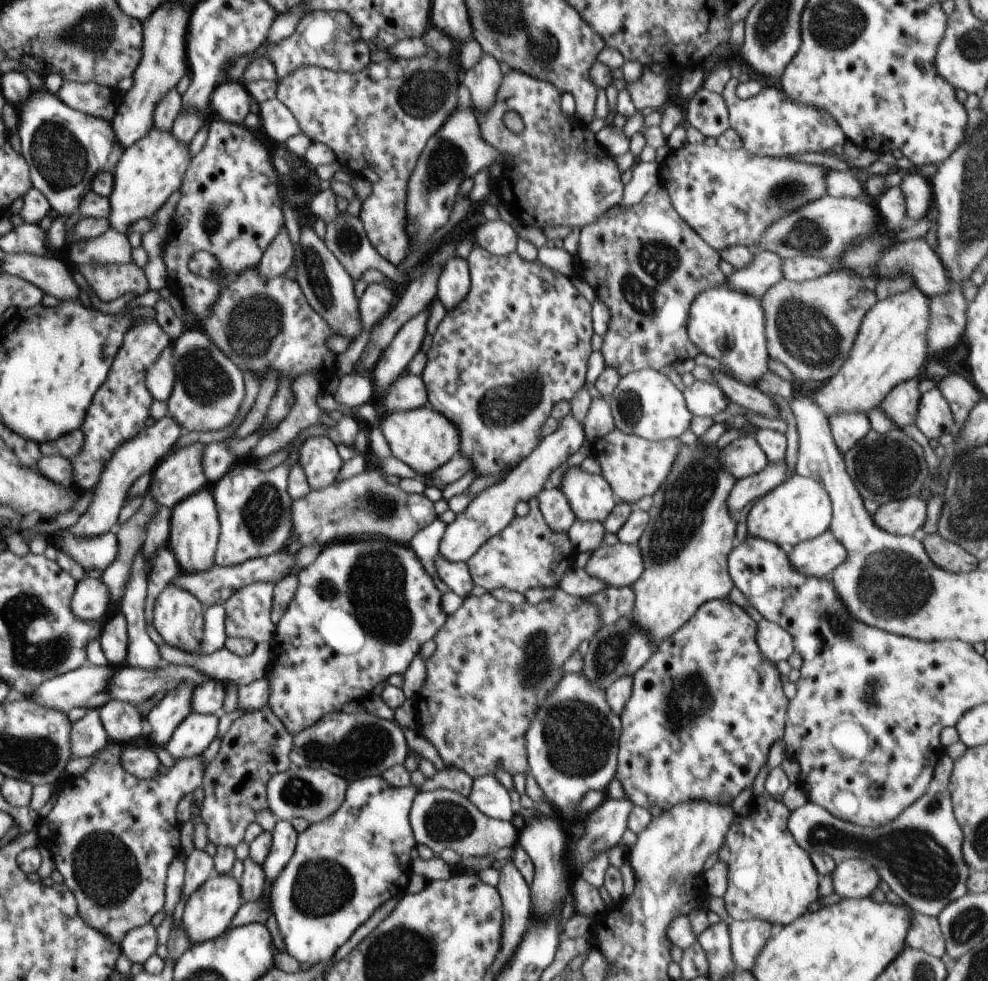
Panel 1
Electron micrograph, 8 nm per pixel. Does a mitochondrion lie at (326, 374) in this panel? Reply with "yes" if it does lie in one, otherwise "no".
no

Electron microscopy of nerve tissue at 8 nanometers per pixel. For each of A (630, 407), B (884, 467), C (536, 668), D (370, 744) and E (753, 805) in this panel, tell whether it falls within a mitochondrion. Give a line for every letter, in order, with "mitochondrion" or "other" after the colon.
A: mitochondrion
B: mitochondrion
C: mitochondrion
D: mitochondrion
E: other

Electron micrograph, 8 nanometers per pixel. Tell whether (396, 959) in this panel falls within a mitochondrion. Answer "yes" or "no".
yes

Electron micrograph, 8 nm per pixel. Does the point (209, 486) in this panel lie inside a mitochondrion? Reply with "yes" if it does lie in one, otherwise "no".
no

